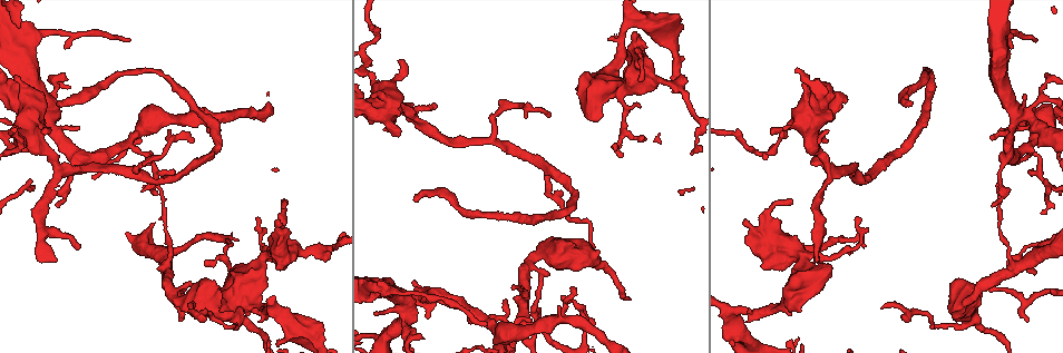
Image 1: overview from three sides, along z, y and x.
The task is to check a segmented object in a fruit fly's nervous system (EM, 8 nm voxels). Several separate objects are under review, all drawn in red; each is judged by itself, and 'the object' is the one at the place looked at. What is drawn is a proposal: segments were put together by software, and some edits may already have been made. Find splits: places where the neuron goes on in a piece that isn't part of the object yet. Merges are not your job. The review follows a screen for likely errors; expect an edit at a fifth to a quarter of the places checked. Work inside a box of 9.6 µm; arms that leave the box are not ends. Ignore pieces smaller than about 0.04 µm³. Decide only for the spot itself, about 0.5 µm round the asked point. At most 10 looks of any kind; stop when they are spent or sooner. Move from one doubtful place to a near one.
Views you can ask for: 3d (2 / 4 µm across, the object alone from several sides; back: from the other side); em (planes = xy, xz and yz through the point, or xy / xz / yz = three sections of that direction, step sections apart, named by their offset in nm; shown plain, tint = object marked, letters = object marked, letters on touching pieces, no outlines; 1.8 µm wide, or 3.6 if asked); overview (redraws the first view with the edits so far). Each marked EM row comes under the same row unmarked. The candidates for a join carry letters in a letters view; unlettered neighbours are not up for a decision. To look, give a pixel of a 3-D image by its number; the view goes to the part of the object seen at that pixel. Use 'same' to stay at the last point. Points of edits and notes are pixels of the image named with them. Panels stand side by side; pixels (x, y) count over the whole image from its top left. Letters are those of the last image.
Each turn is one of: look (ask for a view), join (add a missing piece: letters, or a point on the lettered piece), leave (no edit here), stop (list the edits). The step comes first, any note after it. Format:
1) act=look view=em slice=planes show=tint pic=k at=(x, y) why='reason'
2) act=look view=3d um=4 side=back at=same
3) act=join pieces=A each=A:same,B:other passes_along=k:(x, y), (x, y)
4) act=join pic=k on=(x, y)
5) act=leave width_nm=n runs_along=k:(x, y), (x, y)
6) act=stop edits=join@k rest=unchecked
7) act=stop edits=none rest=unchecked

act=look view=em slice=planes show=letters pic=1 at=(407, 304) why='abrupt turn'

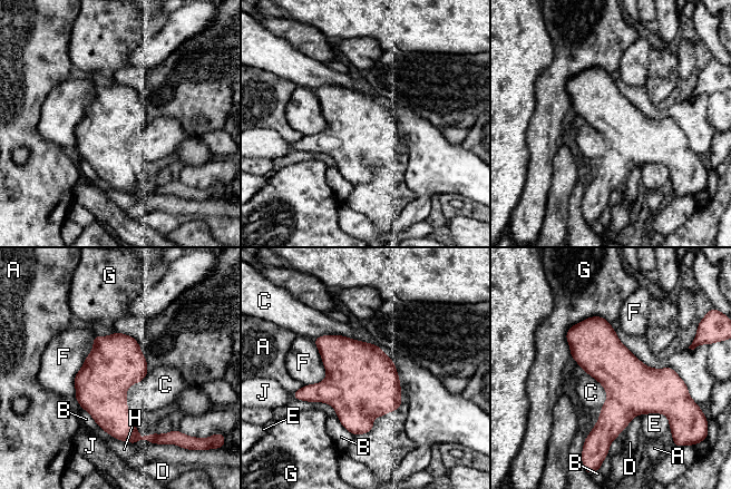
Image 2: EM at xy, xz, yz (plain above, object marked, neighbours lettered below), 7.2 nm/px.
act=leave each=A:other,B:other,C:other,D:other,E:other,F:other,G:other,H:other,J:other border=2:(313, 339), (345, 335), (359, 341) found='no lettered piece goes on from it'

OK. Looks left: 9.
act=look view=em slice=yz step=8 show=letters pic=1 at=(63, 102) why='branch stops here'

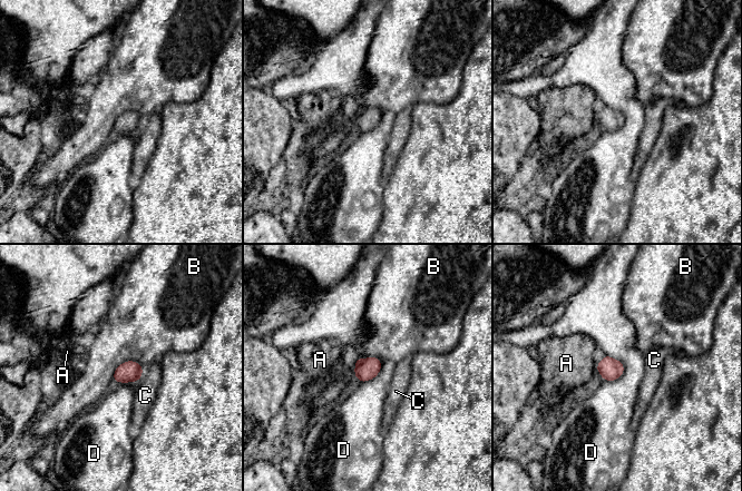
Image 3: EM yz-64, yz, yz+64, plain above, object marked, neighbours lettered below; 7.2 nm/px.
act=look view=em slice=xz step=8 show=letters at=same

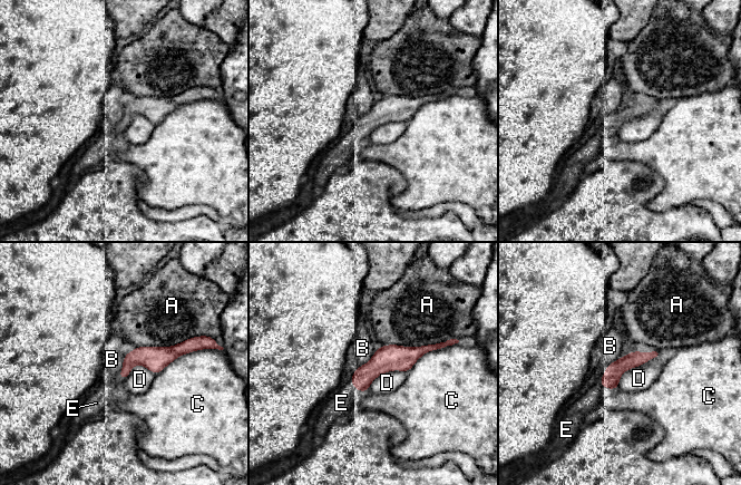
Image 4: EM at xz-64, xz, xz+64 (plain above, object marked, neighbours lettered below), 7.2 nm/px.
act=join pieces=E width_nm=120 each=A:other,B:other,C:other,D:other,E:same found='the neuron continues'

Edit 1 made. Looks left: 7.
act=look view=overview why='redraw'

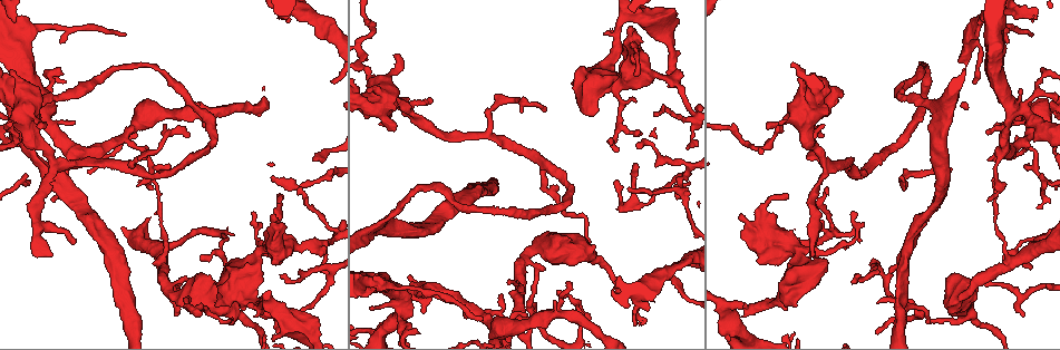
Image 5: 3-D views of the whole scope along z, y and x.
act=look view=3d um=4 pic=5 at=(972, 37) why='branch stops here'

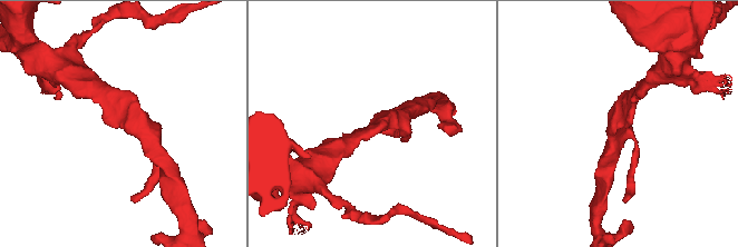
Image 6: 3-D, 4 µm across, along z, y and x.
act=look view=em slice=xy step=8 show=letters pic=6 at=(624, 126) why='now the EM'

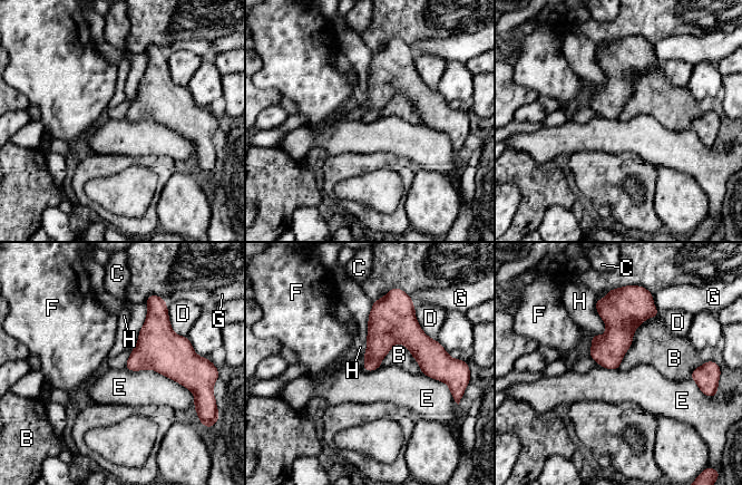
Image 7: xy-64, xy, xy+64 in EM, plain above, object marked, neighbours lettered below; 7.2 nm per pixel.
act=look view=em slice=planes show=letters at=same why='another direction'

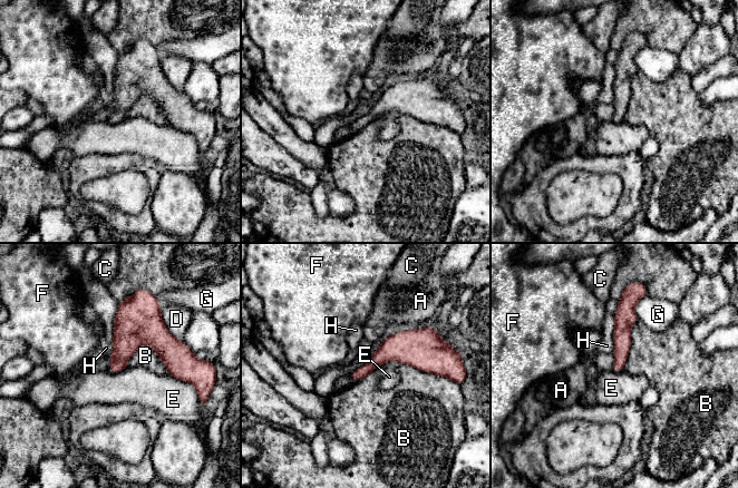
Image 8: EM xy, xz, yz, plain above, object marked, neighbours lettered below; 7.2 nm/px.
act=leave each=A:other,B:other,C:other,D:other,E:other,F:other,G:other,H:other found='no lettered piece goes on from it'

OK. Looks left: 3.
act=look view=3d um=2 pic=6 at=(728, 88) why='tapers out'

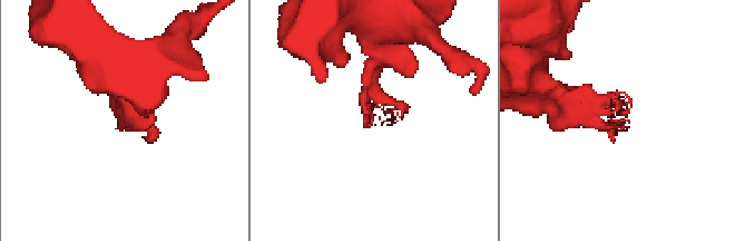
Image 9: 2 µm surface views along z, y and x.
act=look view=em um=3.6 slice=planes show=tint pic=9 at=(391, 119) why='now the EM'

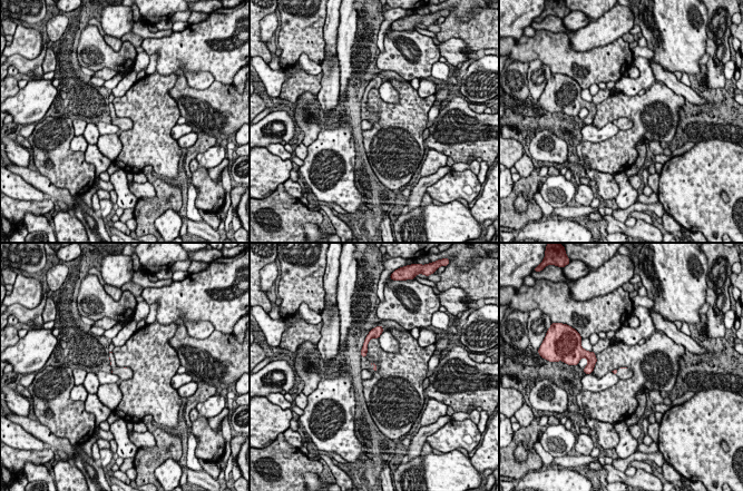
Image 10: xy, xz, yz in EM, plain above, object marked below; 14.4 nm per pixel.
act=look view=em um=3.6 slice=planes show=letters at=same why='what lies round it'

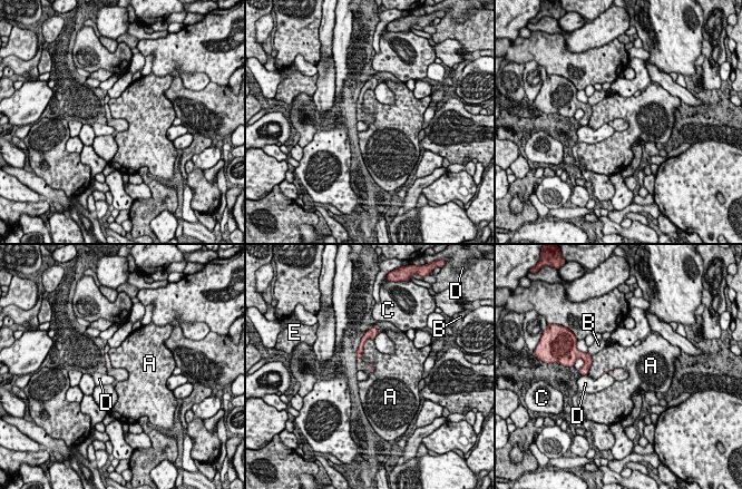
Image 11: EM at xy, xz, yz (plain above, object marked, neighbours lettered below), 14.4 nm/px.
act=leave each=A:other,B:other,C:other,D:other,E:other border=11:(373, 339), (364, 342), (361, 359) found='no lettered piece goes on from it'

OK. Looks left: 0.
act=stop edits=join@4 rest=unchecked

